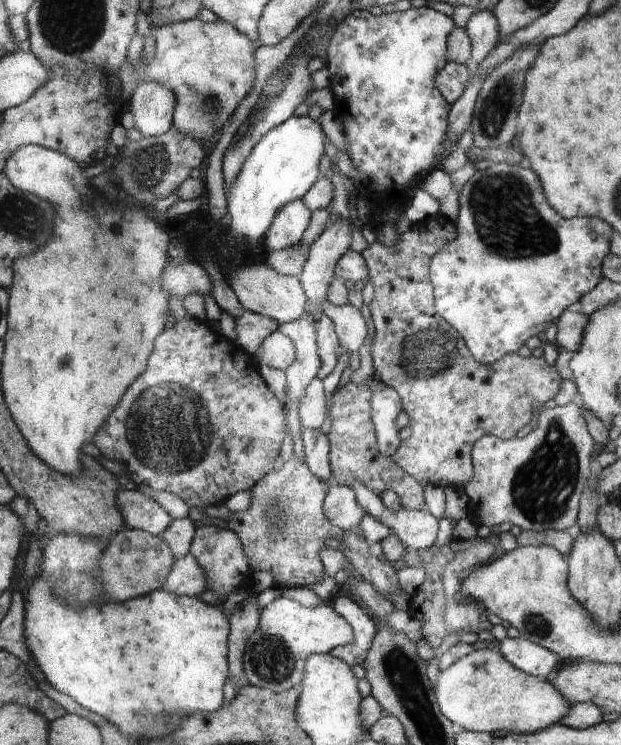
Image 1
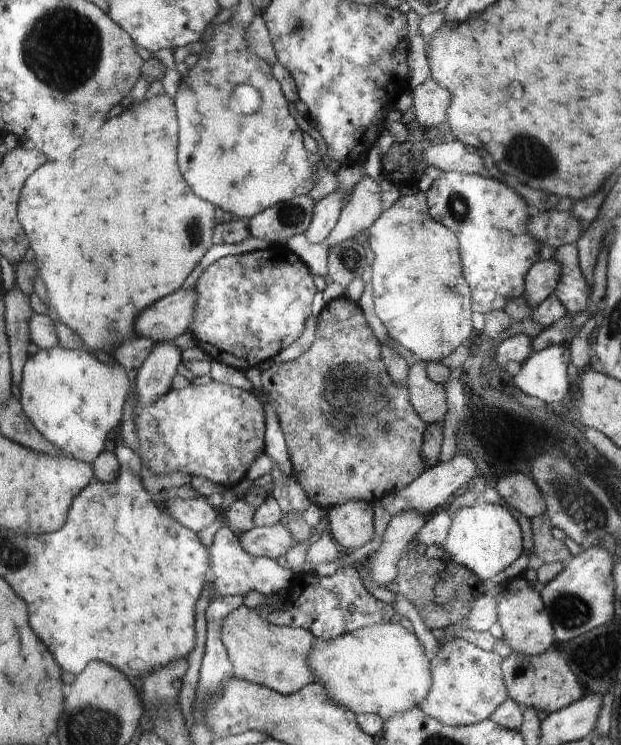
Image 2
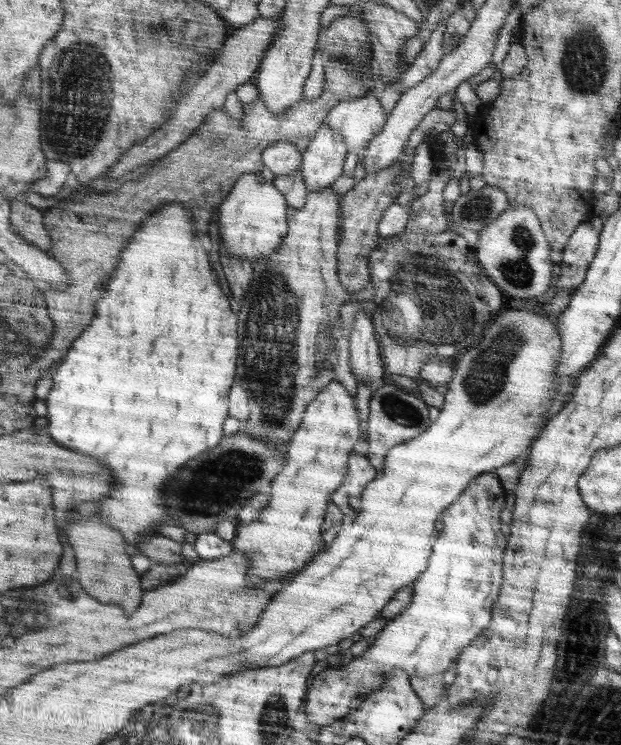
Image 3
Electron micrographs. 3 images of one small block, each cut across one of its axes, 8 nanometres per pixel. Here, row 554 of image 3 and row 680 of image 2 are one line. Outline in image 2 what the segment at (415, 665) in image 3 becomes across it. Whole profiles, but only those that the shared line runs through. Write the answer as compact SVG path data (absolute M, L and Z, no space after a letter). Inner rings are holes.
M462 638L444 643L432 657L431 692L424 702L420 702L420 710L449 726L470 725L491 719L506 698L500 660L502 658L494 651L483 650Z

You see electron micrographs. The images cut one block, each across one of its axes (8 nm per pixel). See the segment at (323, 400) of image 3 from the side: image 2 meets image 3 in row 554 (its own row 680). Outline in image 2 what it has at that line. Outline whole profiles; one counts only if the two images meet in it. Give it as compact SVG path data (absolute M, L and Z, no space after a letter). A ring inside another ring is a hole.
M244 605L224 618L222 642L232 662L232 675L238 680L266 686L284 696L294 695L318 676L308 663L317 639L310 630L290 626L274 626L260 618L255 609Z

